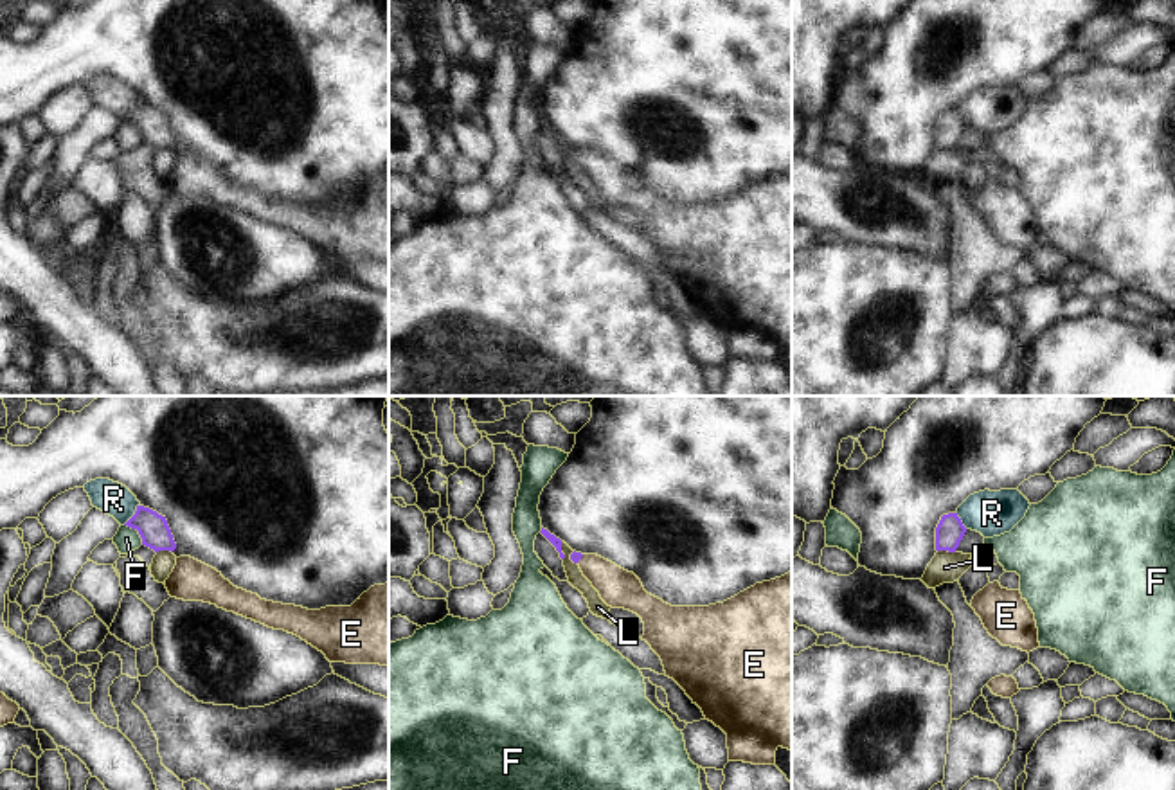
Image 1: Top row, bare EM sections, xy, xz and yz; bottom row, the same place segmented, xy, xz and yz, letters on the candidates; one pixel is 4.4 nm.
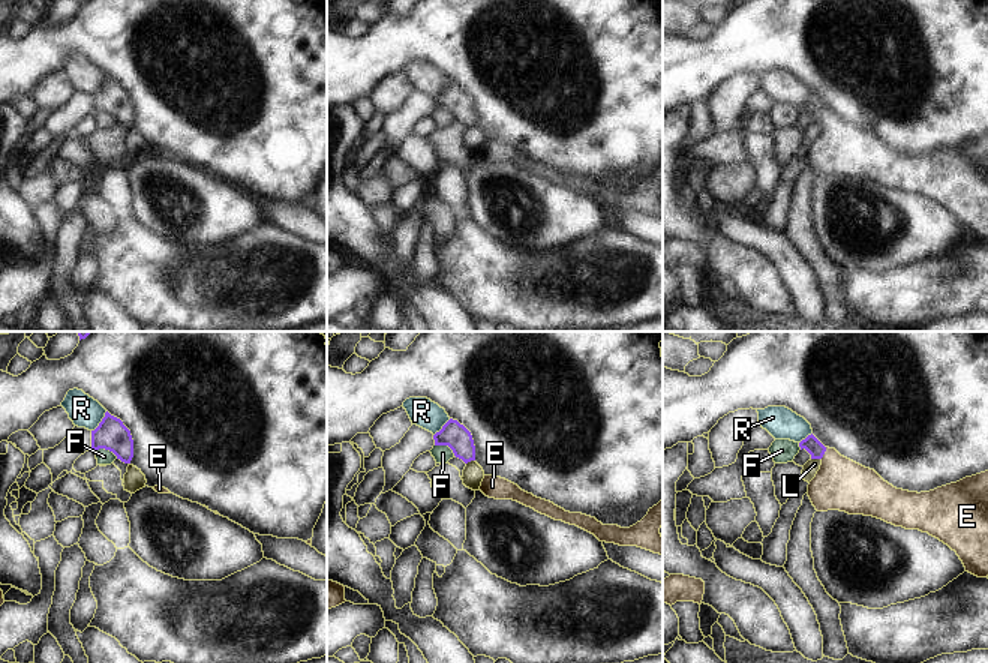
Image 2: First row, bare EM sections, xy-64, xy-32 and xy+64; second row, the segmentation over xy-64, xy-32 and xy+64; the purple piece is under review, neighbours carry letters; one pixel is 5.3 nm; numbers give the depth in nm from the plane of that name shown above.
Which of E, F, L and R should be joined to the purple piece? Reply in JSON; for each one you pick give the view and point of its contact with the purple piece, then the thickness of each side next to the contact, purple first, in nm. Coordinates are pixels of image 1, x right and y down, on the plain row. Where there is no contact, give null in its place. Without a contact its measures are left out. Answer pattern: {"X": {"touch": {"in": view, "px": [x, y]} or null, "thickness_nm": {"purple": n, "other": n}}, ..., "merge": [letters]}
{"E": {"touch": {"in": "xz", "px": [580, 155]}, "thickness_nm": {"purple": 50, "other": 180}}, "merge": ["E"]}

